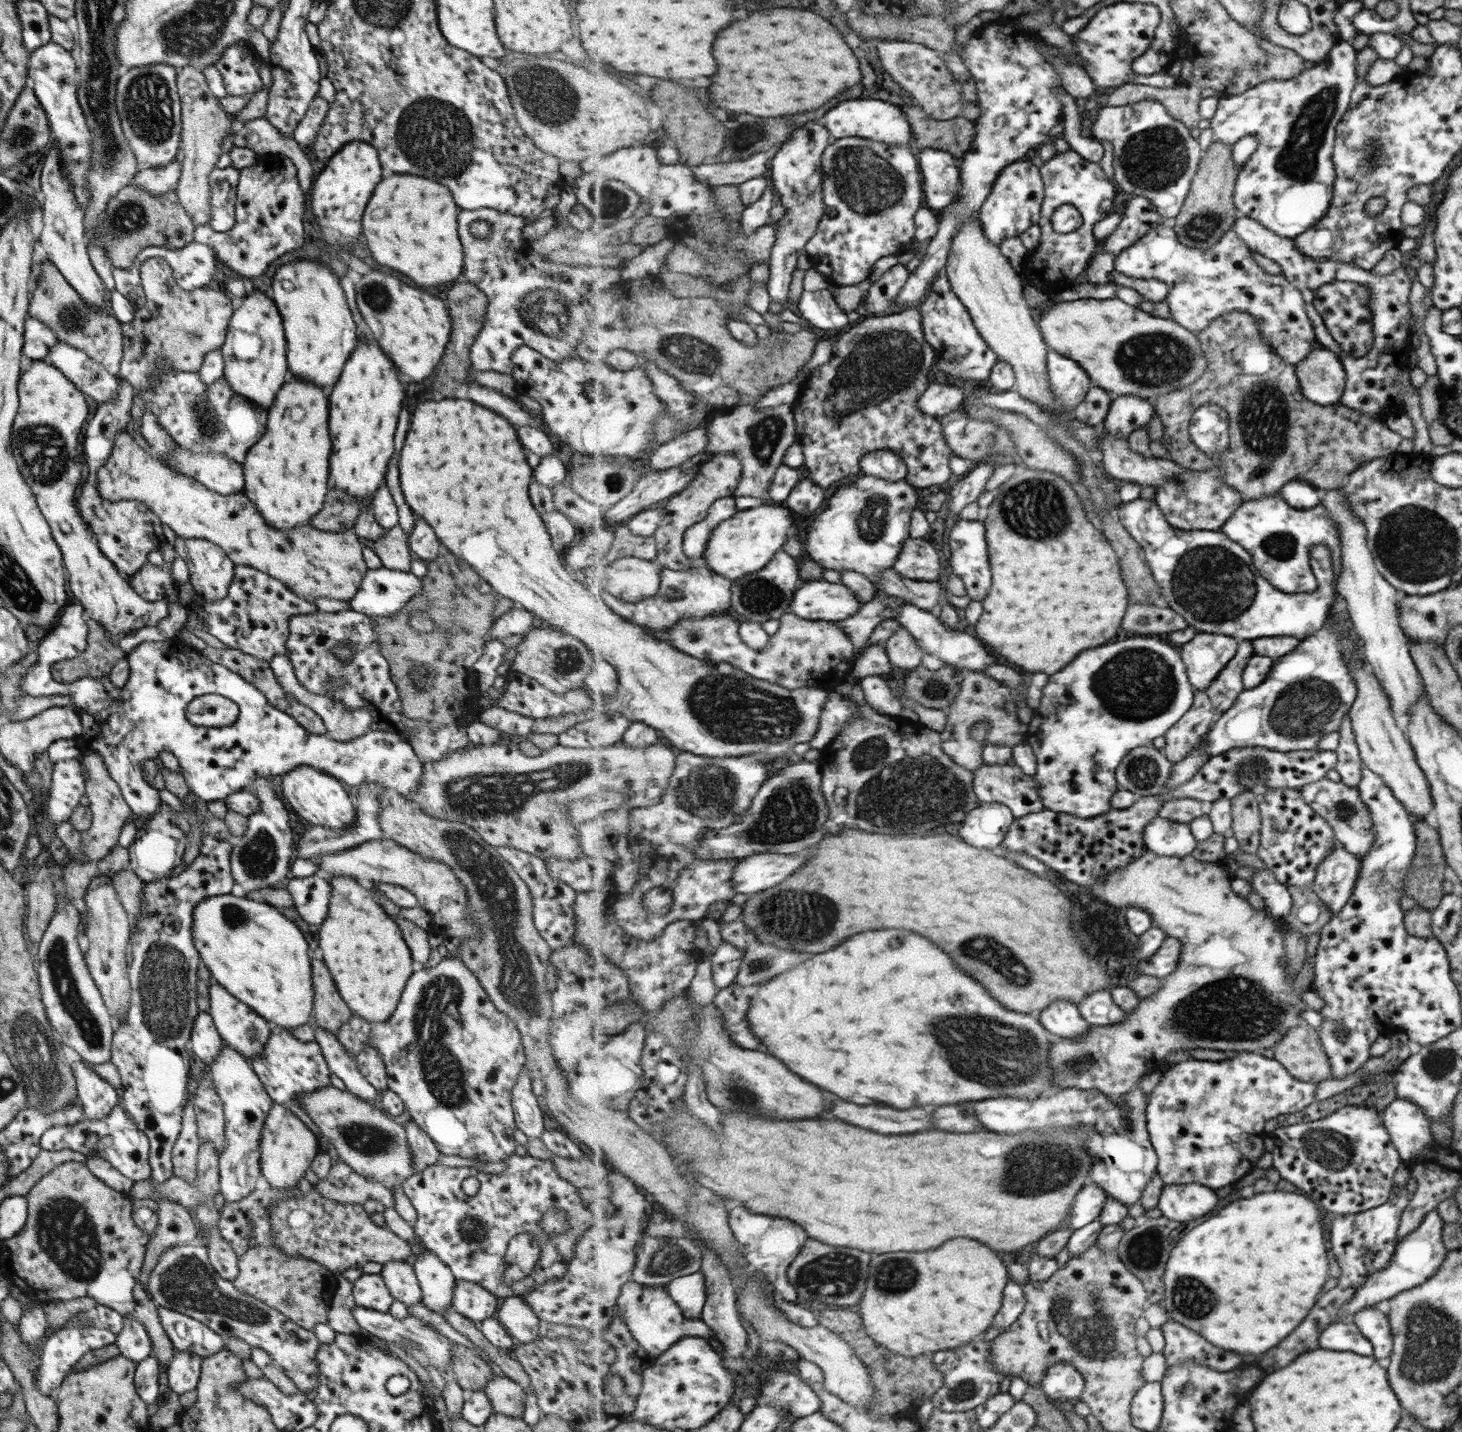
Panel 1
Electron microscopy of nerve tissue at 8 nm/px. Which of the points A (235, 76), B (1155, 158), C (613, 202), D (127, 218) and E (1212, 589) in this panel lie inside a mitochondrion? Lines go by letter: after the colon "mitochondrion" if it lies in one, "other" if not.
A: other
B: mitochondrion
C: mitochondrion
D: mitochondrion
E: mitochondrion

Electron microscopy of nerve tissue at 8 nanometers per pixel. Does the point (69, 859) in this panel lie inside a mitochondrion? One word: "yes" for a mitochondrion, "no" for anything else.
no

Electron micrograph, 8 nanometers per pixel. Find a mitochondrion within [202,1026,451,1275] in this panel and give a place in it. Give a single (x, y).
(367, 1139)

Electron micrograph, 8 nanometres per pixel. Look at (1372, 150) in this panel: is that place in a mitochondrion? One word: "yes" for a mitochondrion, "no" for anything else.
yes

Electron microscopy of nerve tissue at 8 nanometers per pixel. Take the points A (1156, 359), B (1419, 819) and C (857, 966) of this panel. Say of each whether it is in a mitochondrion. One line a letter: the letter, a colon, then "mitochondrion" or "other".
A: mitochondrion
B: other
C: other

